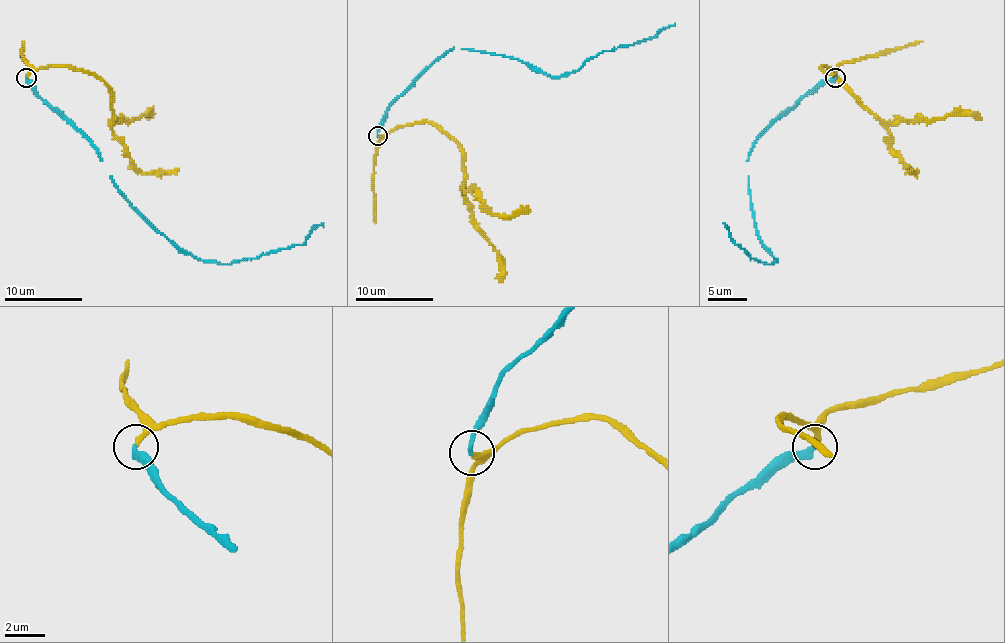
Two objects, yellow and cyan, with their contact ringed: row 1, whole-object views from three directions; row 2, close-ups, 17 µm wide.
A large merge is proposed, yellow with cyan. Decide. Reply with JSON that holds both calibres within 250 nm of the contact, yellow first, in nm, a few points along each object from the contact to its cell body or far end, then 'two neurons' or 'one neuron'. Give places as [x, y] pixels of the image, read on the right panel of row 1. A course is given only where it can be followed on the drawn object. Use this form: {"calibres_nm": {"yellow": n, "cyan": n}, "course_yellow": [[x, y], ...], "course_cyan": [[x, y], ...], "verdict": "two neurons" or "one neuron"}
{"calibres_nm": {"yellow": 280, "cyan": 280}, "course_yellow": [[834, 78], [829, 66], [821, 68], [885, 121], [928, 121], [952, 115], [977, 115], [981, 119]], "course_cyan": [[834, 78], [811, 90], [748, 154], [748, 192], [758, 237], [776, 260], [750, 258], [723, 223]], "verdict": "one neuron"}

